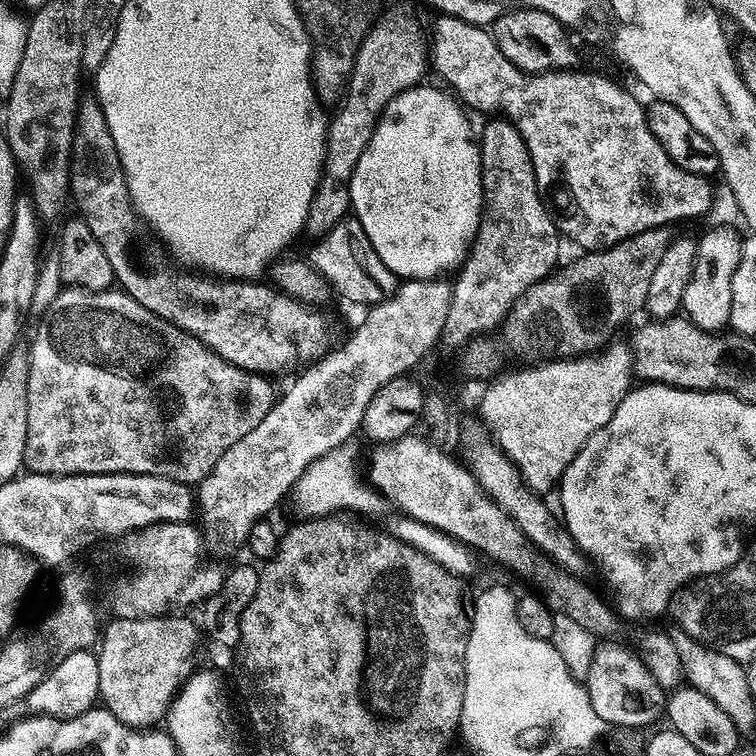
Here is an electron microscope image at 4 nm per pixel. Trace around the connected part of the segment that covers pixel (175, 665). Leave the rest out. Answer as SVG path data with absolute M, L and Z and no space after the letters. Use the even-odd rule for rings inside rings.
M165 614L146 618L113 619L108 629L103 629L98 648L98 690L103 707L118 722L139 730L148 730L165 719L172 699L180 691L180 685L192 675L196 664L196 647L200 644L200 632L184 614Z

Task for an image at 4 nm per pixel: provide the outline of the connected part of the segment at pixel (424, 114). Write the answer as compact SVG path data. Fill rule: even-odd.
M424 87L406 90L385 106L350 182L351 211L362 222L370 246L405 281L434 280L443 277L443 272L455 273L468 256L484 214L480 146L474 128L472 132L468 125L469 113L451 91Z

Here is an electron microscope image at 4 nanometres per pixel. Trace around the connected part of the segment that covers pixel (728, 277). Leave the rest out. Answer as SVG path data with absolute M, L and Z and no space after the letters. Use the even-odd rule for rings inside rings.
M720 224L710 229L704 237L699 237L694 270L690 274L690 282L686 282L686 294L681 300L683 315L694 326L718 333L728 328L730 285L734 283L734 270L738 270L741 243L741 233L736 233L728 224Z

